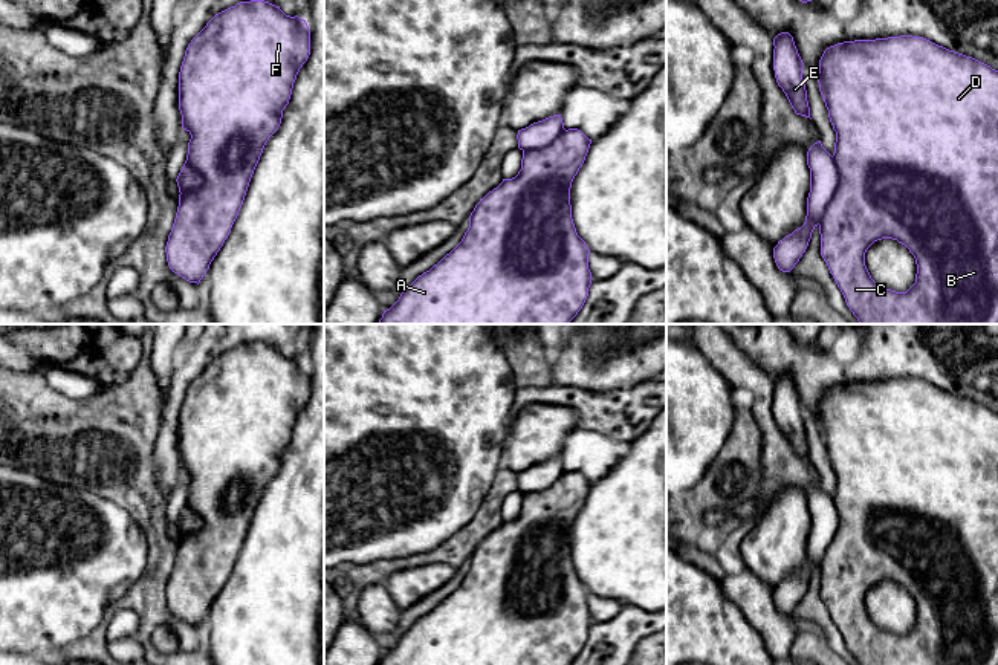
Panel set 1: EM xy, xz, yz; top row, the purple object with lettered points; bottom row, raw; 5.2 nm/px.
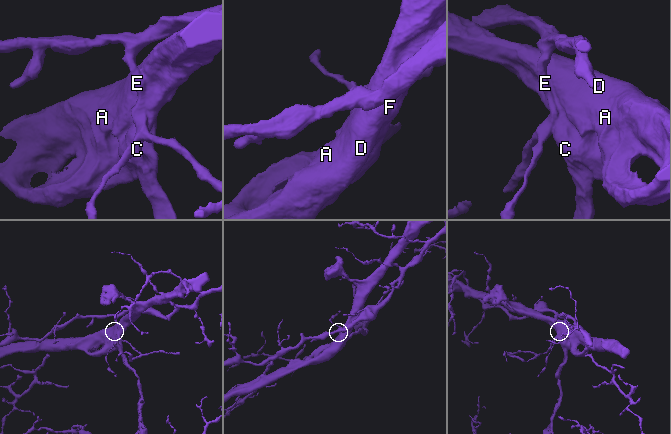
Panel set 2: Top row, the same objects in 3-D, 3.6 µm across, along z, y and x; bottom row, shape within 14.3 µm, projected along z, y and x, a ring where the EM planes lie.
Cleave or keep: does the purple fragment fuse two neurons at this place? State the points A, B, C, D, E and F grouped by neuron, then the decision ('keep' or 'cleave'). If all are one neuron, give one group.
A B C D F / E; cleave

